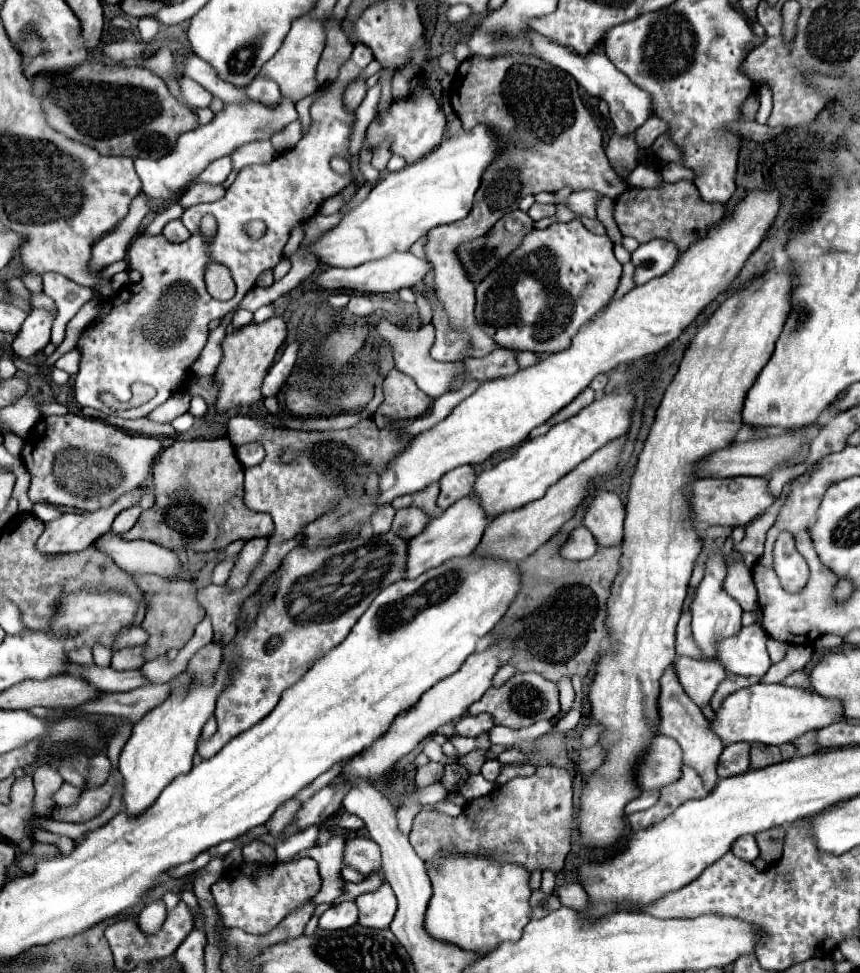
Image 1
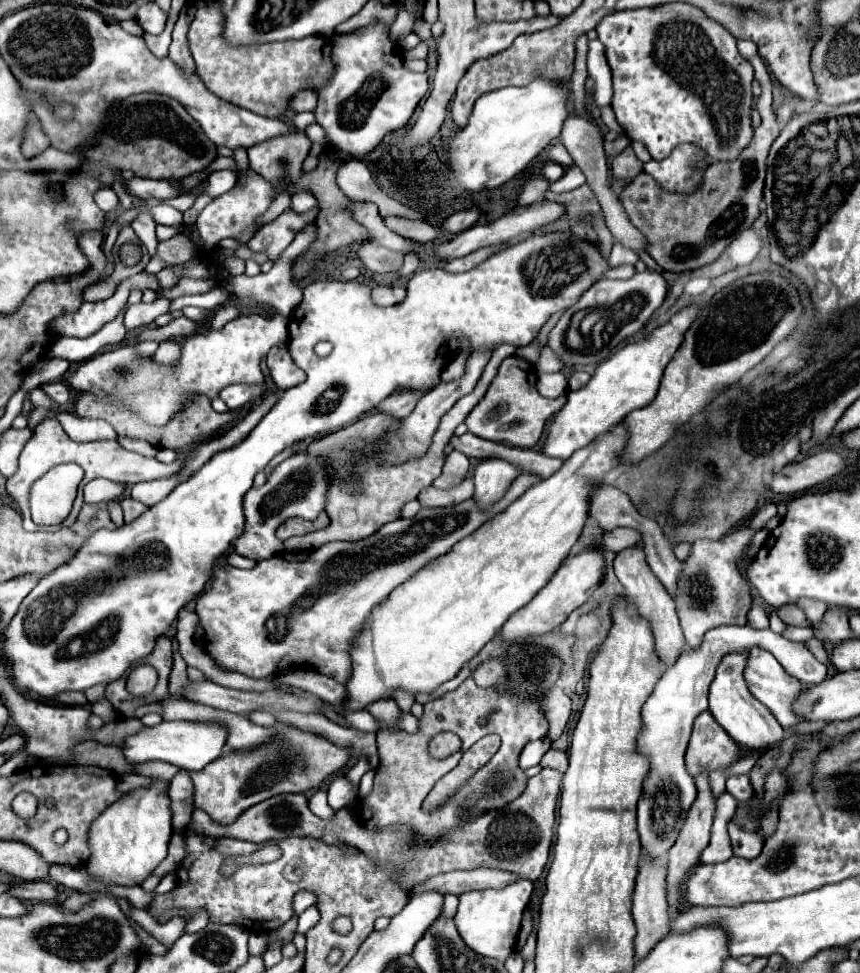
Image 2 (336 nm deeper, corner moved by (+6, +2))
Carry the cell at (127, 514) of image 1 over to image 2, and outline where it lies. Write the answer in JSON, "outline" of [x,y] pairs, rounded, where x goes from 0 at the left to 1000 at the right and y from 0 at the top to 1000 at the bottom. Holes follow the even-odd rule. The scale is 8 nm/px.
{"outline":[[[145,510],[138,518],[141,518],[141,522],[143,522],[145,536],[155,536],[155,534],[159,534],[159,532],[171,524],[169,518],[164,518],[164,516],[159,516],[159,514],[152,514],[150,510]]]}

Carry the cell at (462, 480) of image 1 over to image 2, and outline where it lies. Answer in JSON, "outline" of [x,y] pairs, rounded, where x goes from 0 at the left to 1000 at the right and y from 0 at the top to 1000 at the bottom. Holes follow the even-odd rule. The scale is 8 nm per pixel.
{"outline":[[[531,462],[522,465],[520,471],[517,471],[517,477],[515,477],[515,485],[513,489],[503,495],[506,502],[527,502],[527,499],[534,499],[541,491],[543,491],[543,485],[545,485],[545,471]]]}

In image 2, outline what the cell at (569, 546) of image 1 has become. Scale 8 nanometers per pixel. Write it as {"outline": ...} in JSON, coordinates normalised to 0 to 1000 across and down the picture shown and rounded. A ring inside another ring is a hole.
{"outline":[[[713,543],[708,547],[701,547],[699,561],[708,567],[720,567],[724,563],[731,563],[734,559],[745,559],[745,551],[736,543]]]}

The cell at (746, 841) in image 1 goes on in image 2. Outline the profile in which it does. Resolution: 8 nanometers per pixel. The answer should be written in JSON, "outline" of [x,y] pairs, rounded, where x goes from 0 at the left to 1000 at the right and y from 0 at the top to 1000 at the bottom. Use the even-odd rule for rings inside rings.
{"outline":[[[848,847],[848,859],[852,867],[852,878],[859,882],[878,882],[883,880],[887,872],[887,861],[880,857],[880,853],[866,853],[857,847]]]}

